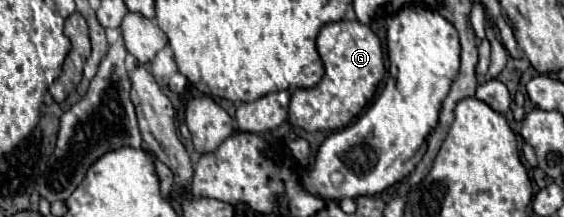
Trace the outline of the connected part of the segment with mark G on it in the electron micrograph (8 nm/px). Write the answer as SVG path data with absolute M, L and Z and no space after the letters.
M357 20L325 24L317 36L325 76L315 88L297 88L291 94L289 122L301 130L341 130L374 98L377 84L385 76L383 50L375 32Z

